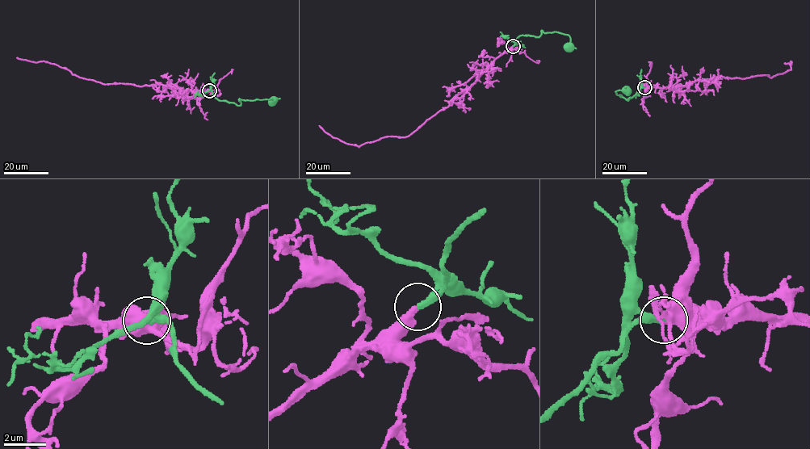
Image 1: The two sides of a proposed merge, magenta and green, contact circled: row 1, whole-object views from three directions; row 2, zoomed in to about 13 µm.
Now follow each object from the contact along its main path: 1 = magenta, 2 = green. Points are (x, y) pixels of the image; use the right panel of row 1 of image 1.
1: (644, 87), (681, 86), (718, 77), (744, 78), (765, 75), (772, 77), (791, 68), (791, 61), (784, 63)
2: (644, 87), (628, 100), (614, 92), (626, 90)

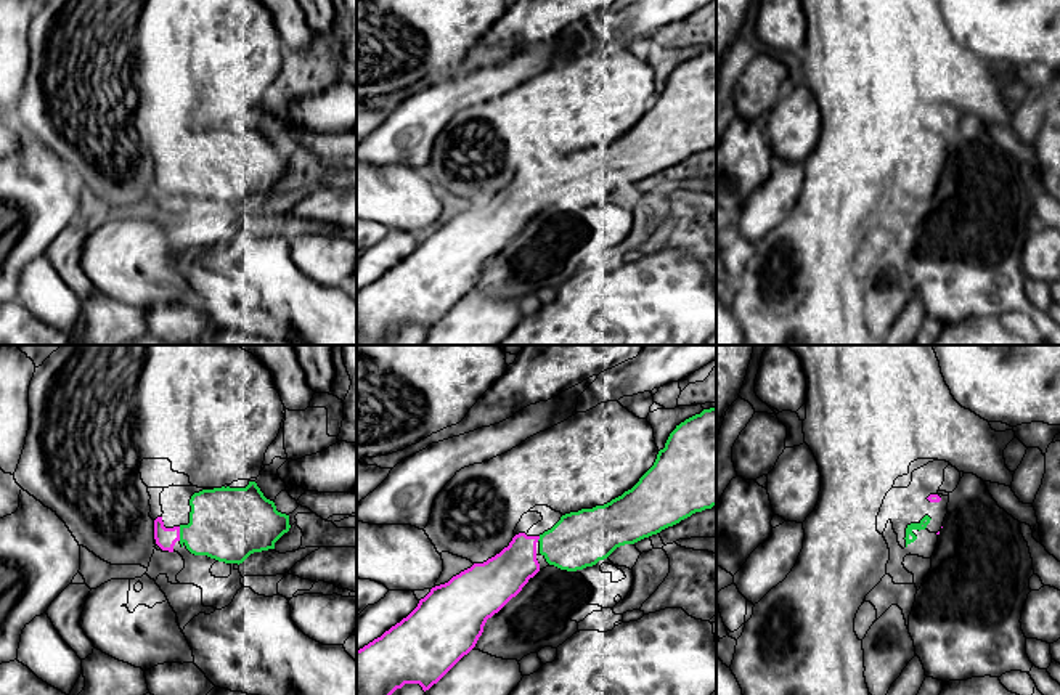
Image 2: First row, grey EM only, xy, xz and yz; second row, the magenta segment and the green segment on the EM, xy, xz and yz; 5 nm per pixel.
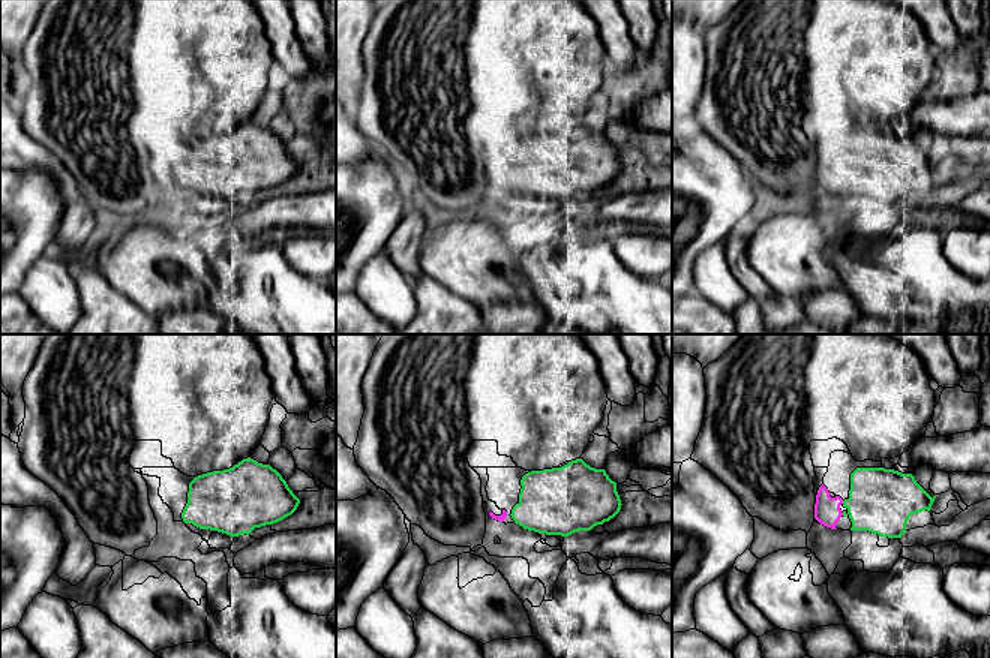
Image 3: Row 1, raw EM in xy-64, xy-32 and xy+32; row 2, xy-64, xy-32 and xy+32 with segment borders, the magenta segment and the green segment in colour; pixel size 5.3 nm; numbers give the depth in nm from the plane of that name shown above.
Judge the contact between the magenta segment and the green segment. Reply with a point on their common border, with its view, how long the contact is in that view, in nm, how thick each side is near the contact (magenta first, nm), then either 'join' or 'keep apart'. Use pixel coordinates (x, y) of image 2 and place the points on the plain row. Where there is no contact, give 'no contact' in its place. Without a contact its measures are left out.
contact xy (179, 174); length 70 nm; calibres 110 and 360 nm; join

